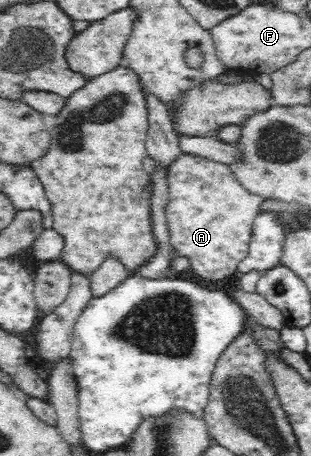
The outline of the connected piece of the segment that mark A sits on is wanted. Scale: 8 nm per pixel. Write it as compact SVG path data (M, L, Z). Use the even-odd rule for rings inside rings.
M182 155L170 168L167 185L170 198L166 206L166 218L170 225L170 242L180 258L190 258L191 269L205 279L216 281L233 274L236 263L244 256L248 246L251 224L262 200L246 192L227 165L208 162L203 158Z

